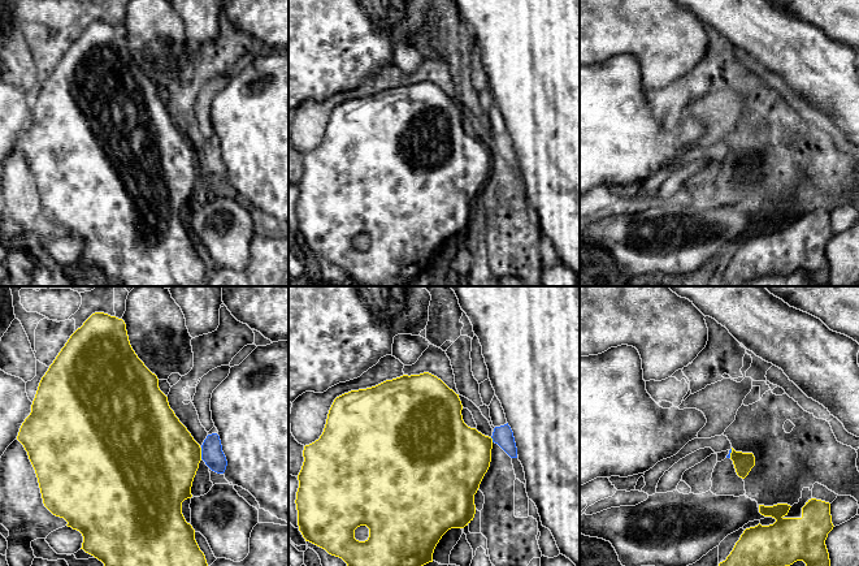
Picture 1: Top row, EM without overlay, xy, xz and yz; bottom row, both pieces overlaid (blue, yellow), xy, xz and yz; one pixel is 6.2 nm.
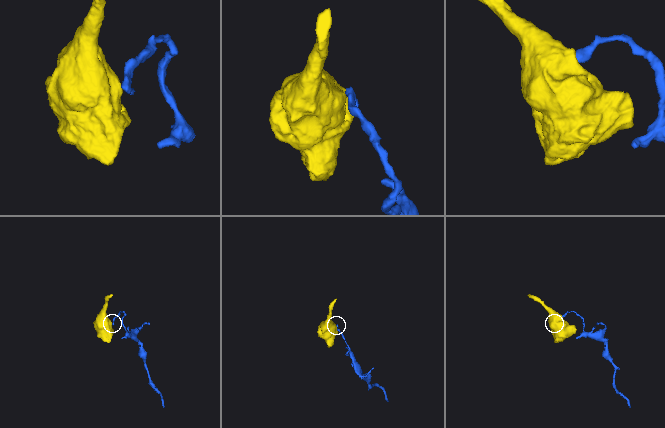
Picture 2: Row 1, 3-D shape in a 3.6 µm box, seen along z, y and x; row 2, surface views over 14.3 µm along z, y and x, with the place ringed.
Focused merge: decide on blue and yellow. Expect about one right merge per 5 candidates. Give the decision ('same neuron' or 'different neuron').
different neuron

